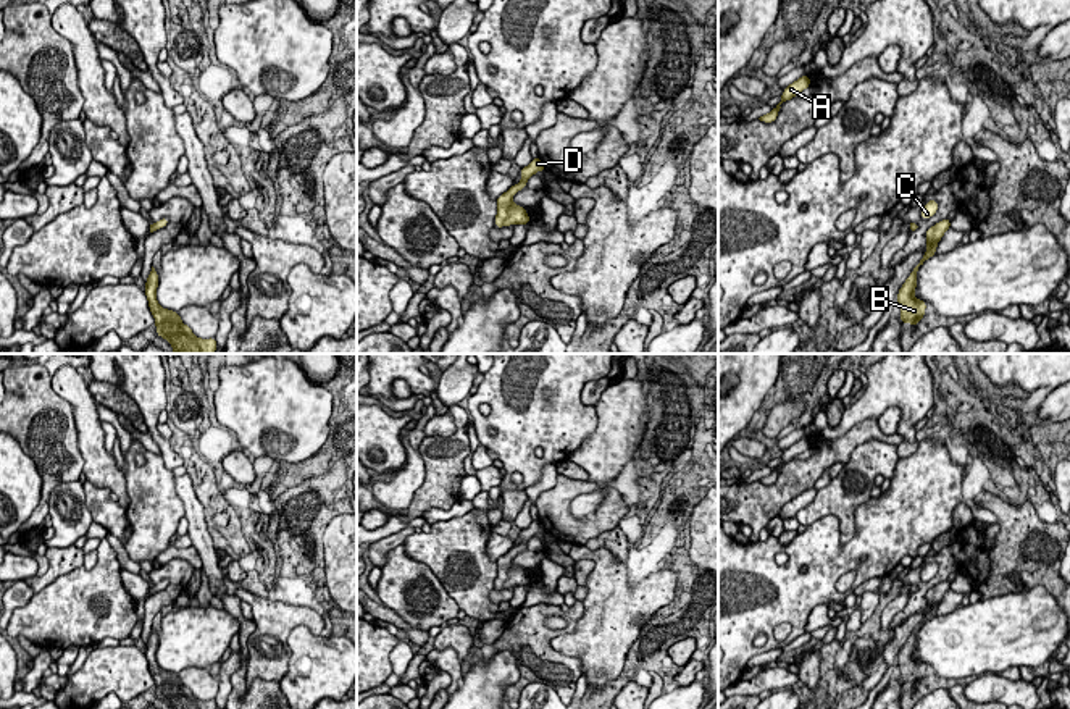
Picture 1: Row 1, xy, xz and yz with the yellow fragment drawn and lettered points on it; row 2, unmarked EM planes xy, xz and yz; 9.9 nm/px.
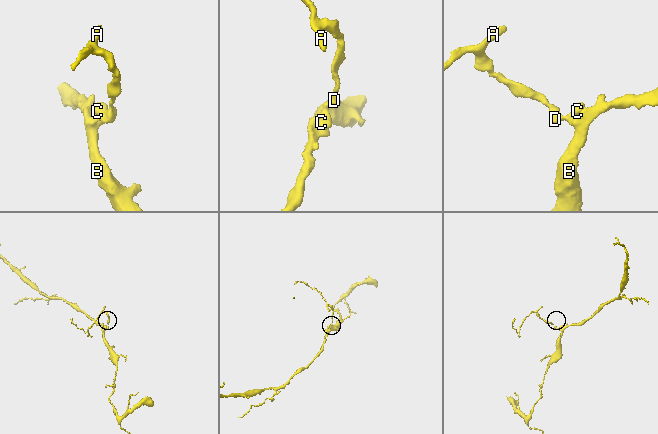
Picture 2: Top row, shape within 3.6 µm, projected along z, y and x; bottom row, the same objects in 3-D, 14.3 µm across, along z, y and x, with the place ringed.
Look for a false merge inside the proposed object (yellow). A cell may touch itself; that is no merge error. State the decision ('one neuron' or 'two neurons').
one neuron

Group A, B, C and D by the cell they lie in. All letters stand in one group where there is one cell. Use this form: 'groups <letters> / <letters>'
groups A B C D

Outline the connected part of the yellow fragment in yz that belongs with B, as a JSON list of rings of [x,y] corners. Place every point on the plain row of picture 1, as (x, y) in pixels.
[[[946,580],[934,588],[926,591],[926,609],[928,612],[922,619],[922,622],[913,628],[910,638],[905,641],[905,644],[901,648],[897,654],[897,665],[901,669],[901,683],[910,685],[912,688],[917,688],[920,682],[925,678],[926,664],[918,662],[913,657],[913,652],[917,651],[917,635],[918,630],[933,617],[936,617],[938,604],[943,601],[944,594],[951,589],[951,581]]]

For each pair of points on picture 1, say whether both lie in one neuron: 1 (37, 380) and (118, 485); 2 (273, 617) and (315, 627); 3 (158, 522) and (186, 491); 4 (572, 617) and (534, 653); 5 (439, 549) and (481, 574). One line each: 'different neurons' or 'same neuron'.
1: different neurons
2: same neuron
3: different neurons
4: same neuron
5: same neuron

